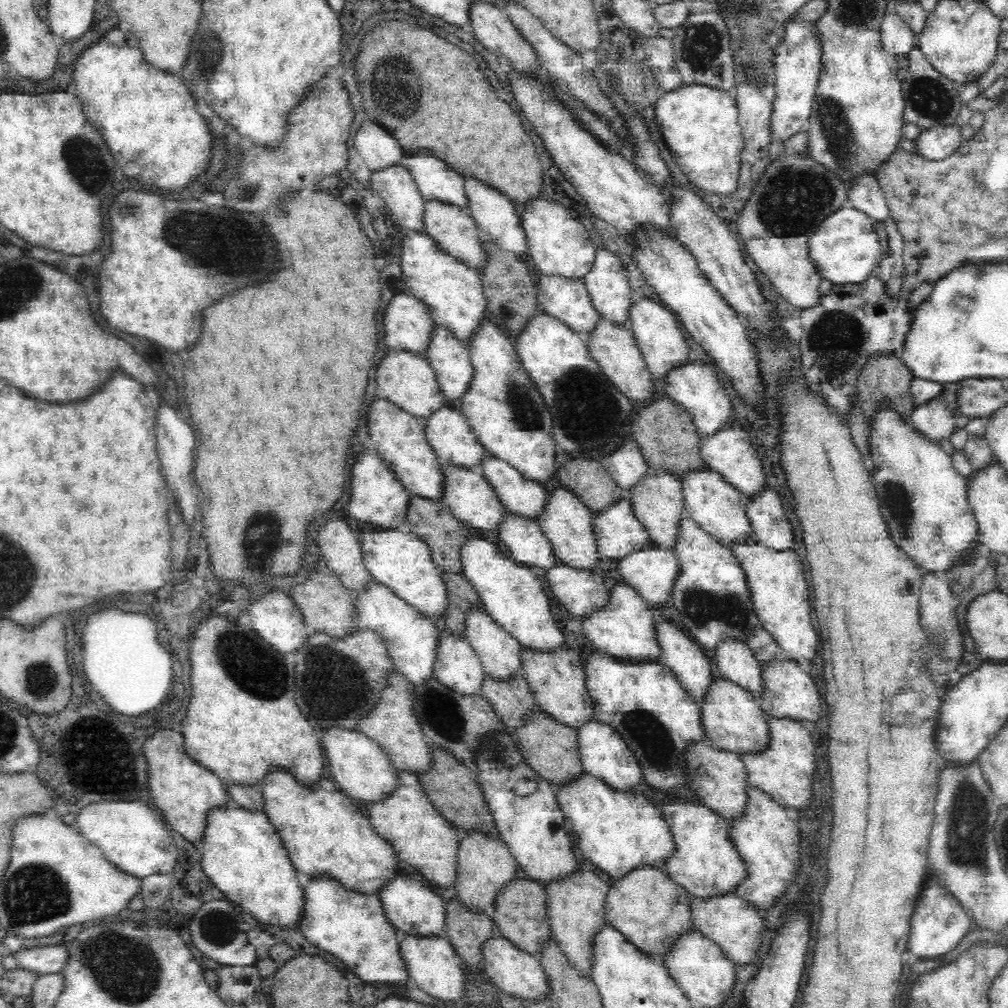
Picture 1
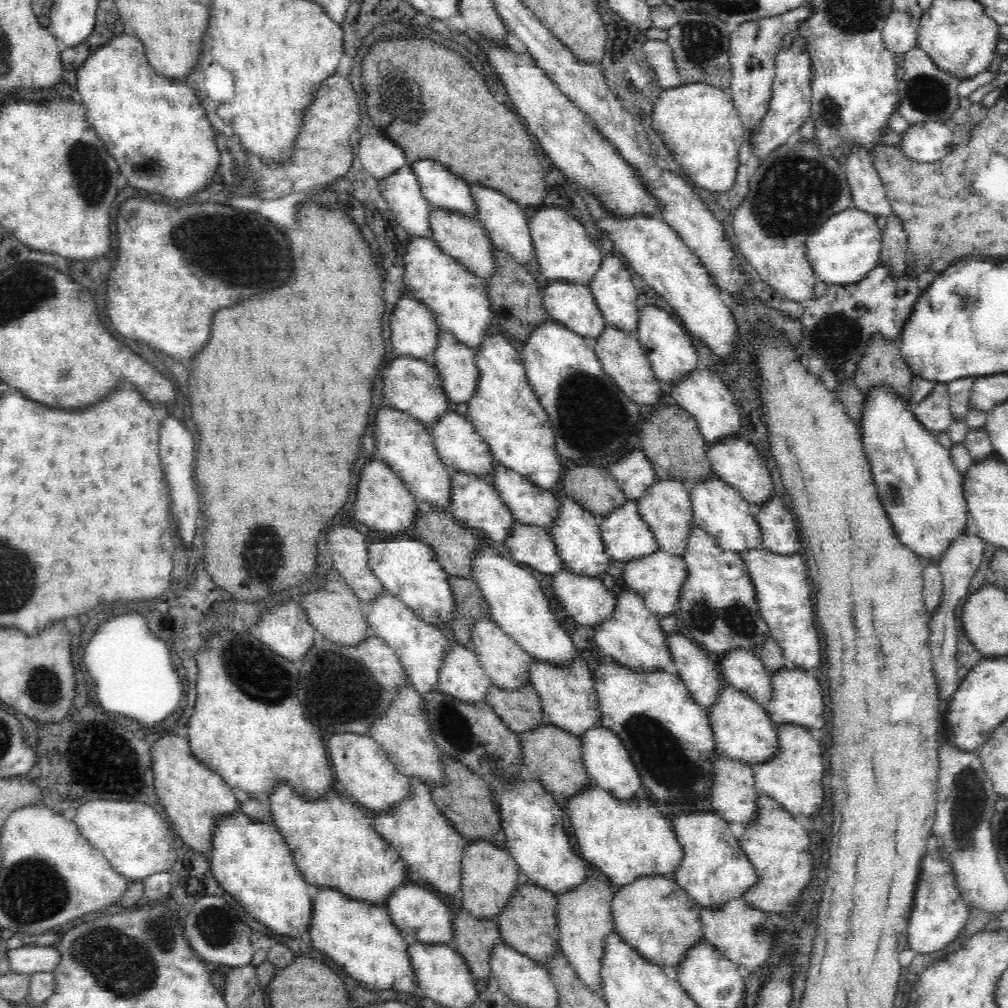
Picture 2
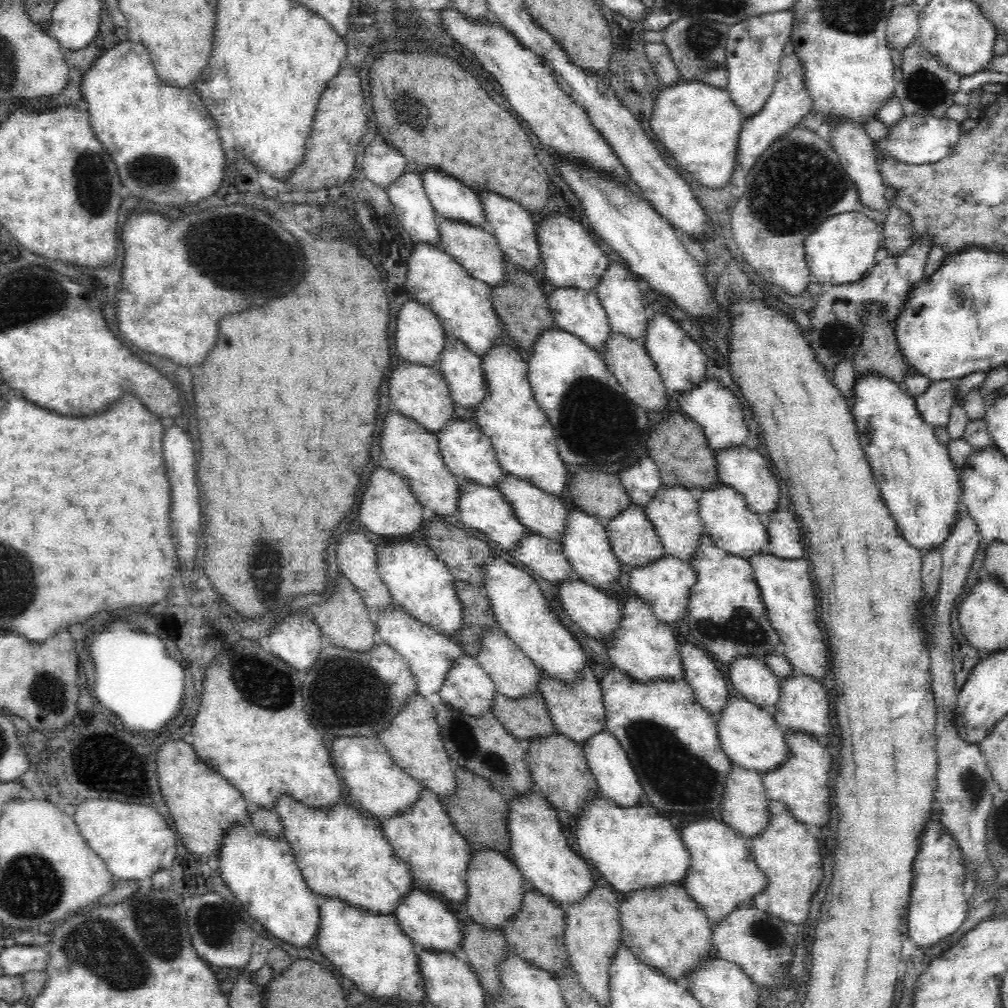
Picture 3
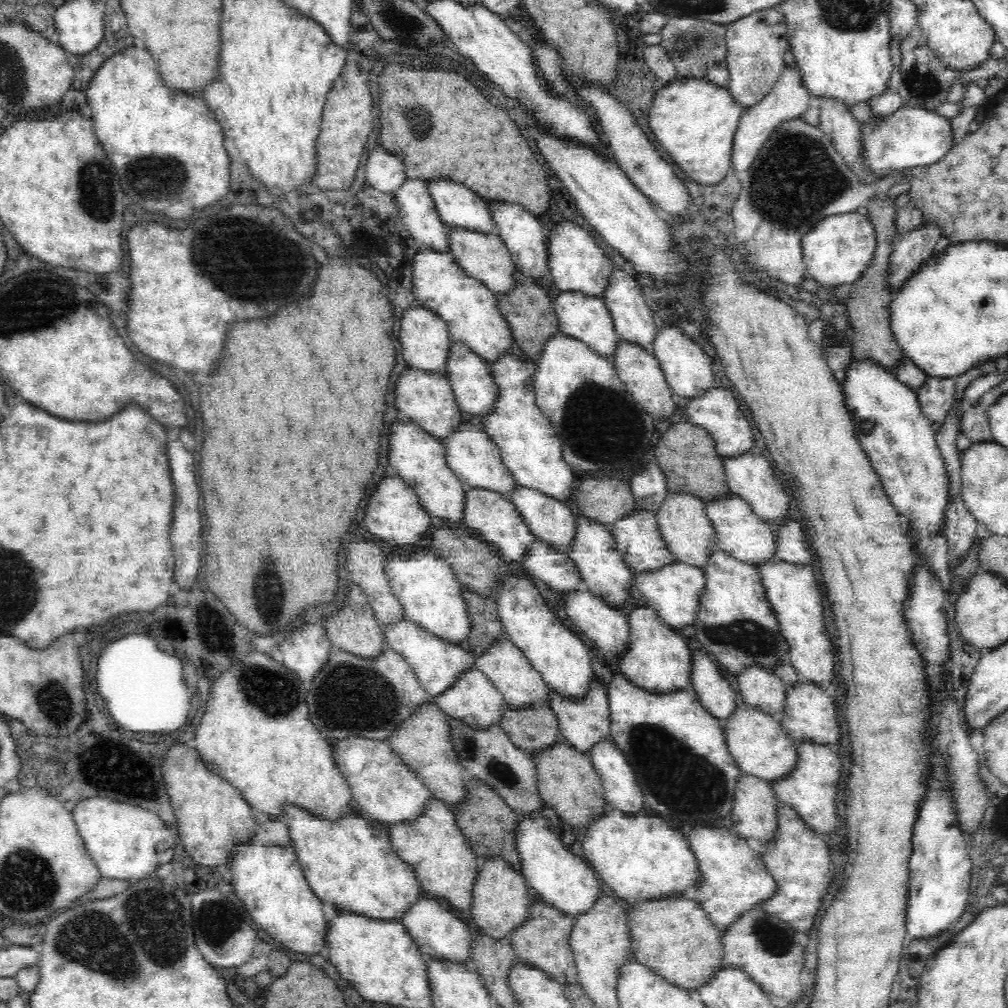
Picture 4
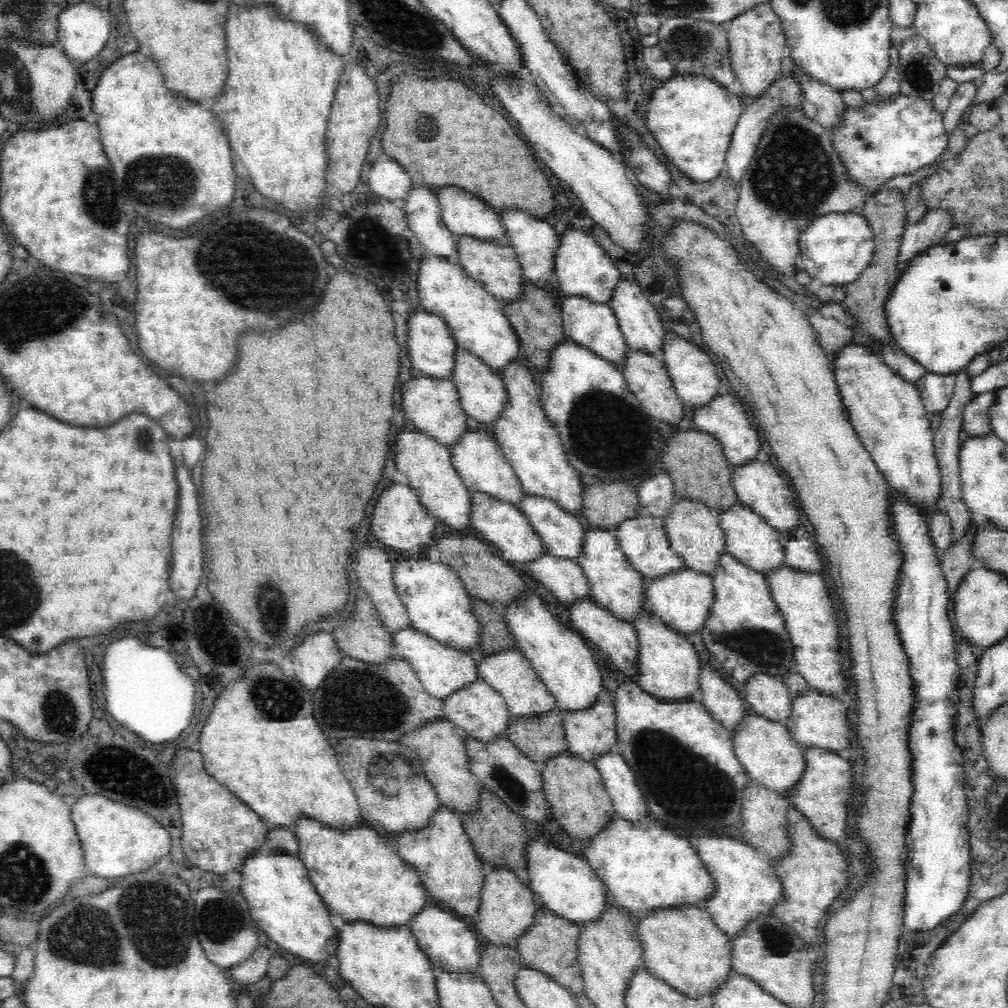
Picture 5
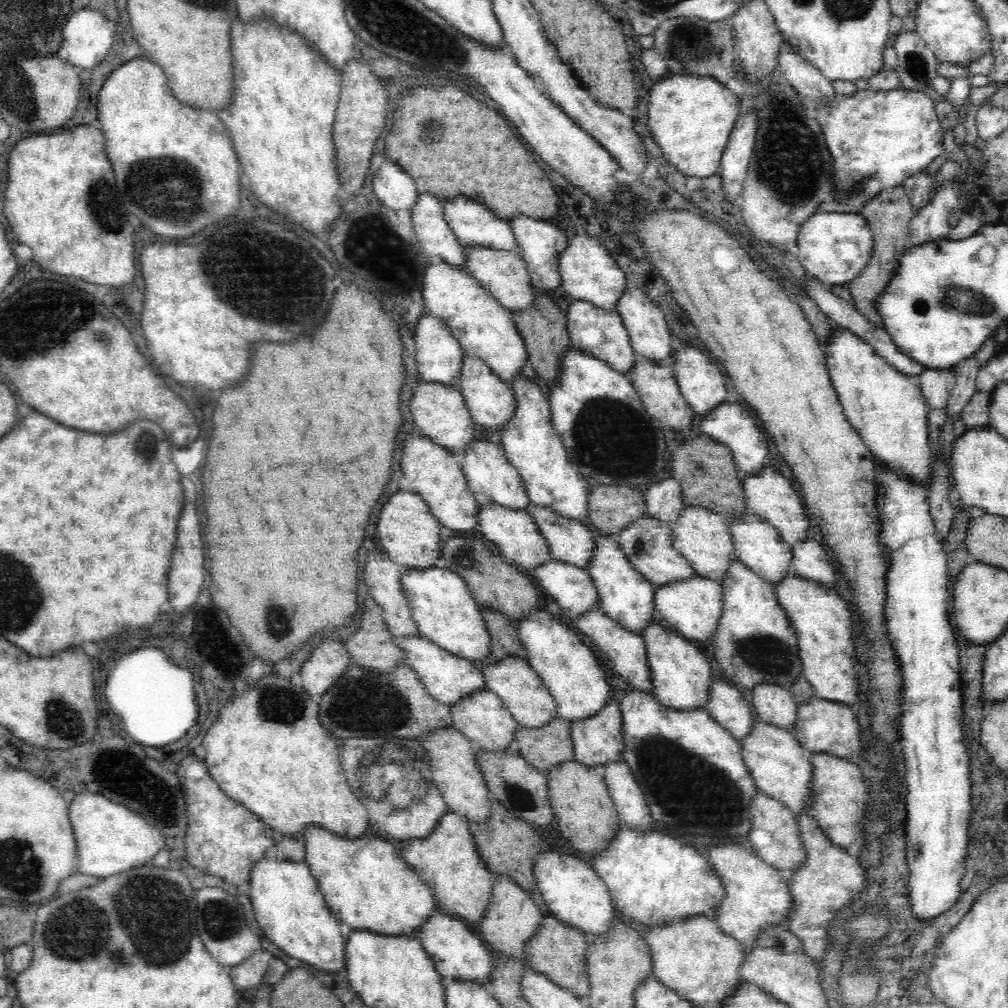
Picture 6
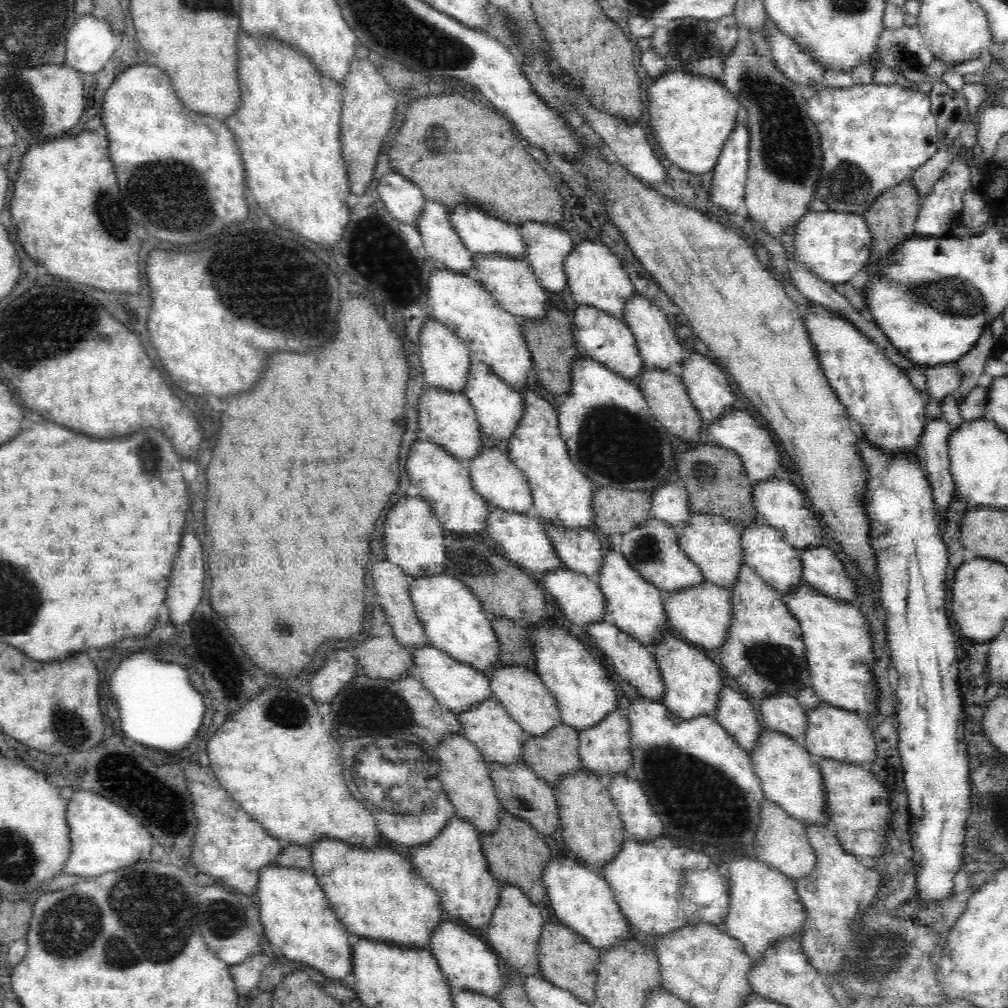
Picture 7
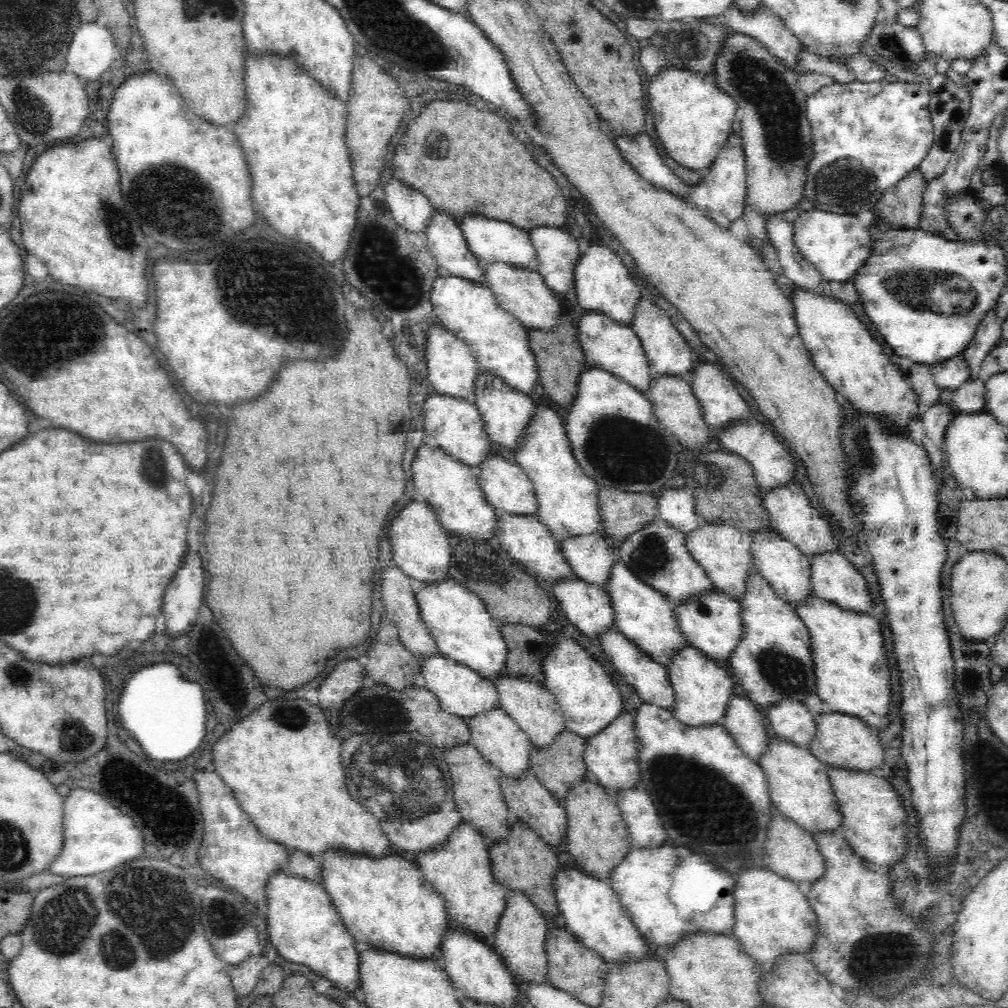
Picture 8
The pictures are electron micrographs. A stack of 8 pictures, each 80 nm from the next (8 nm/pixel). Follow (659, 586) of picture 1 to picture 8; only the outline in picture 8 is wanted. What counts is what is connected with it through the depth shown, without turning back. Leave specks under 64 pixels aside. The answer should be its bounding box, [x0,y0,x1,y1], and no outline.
[673,587,739,660]

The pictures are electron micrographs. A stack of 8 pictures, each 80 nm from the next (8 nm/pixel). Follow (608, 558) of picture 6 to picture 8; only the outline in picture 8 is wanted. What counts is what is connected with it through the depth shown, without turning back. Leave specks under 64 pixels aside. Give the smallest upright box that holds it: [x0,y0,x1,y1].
[604,555,687,666]

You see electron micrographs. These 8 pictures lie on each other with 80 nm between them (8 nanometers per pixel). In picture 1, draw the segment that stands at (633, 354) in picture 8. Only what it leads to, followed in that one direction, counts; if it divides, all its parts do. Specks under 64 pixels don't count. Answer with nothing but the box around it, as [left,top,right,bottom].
[534,275,600,335]

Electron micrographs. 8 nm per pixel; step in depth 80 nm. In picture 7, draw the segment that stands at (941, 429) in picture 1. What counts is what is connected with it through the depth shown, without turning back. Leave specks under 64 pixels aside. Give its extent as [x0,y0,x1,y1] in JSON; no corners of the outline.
[924,363,960,404]

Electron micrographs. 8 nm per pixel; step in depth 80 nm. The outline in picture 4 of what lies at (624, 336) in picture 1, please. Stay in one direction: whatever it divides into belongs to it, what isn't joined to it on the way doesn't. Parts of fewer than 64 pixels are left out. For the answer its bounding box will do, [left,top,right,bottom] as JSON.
[608,338,676,418]

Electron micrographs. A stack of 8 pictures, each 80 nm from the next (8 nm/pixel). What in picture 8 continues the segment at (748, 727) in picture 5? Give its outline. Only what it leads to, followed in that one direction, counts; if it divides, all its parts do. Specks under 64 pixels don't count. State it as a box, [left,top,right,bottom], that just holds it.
[757,736,841,834]

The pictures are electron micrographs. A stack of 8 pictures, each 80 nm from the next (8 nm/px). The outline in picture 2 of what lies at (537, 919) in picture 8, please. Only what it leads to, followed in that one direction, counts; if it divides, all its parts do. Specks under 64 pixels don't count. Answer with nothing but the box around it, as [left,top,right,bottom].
[459,839,519,921]

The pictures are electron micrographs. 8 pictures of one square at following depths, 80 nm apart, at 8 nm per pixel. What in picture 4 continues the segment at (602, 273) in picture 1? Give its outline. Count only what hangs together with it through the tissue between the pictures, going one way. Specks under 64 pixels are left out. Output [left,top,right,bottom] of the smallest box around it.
[601,269,657,352]

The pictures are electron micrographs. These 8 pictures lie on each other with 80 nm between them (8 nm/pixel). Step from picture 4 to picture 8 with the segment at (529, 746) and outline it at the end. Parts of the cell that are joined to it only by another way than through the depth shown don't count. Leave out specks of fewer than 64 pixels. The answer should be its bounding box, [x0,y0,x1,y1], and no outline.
[529,727,589,801]

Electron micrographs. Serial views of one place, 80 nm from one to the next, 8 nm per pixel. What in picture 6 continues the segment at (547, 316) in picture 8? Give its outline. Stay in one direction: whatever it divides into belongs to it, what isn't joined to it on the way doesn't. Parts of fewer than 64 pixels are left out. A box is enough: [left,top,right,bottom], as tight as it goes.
[463,245,534,310]

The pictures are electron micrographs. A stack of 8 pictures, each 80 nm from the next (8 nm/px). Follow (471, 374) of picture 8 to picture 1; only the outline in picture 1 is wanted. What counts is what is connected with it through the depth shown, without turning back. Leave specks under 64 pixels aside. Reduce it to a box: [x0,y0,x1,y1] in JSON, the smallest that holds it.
[382,291,434,355]

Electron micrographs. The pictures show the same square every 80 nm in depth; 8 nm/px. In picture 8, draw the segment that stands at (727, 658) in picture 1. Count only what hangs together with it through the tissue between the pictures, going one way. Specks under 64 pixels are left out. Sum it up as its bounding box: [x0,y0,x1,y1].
[764,699,815,747]

